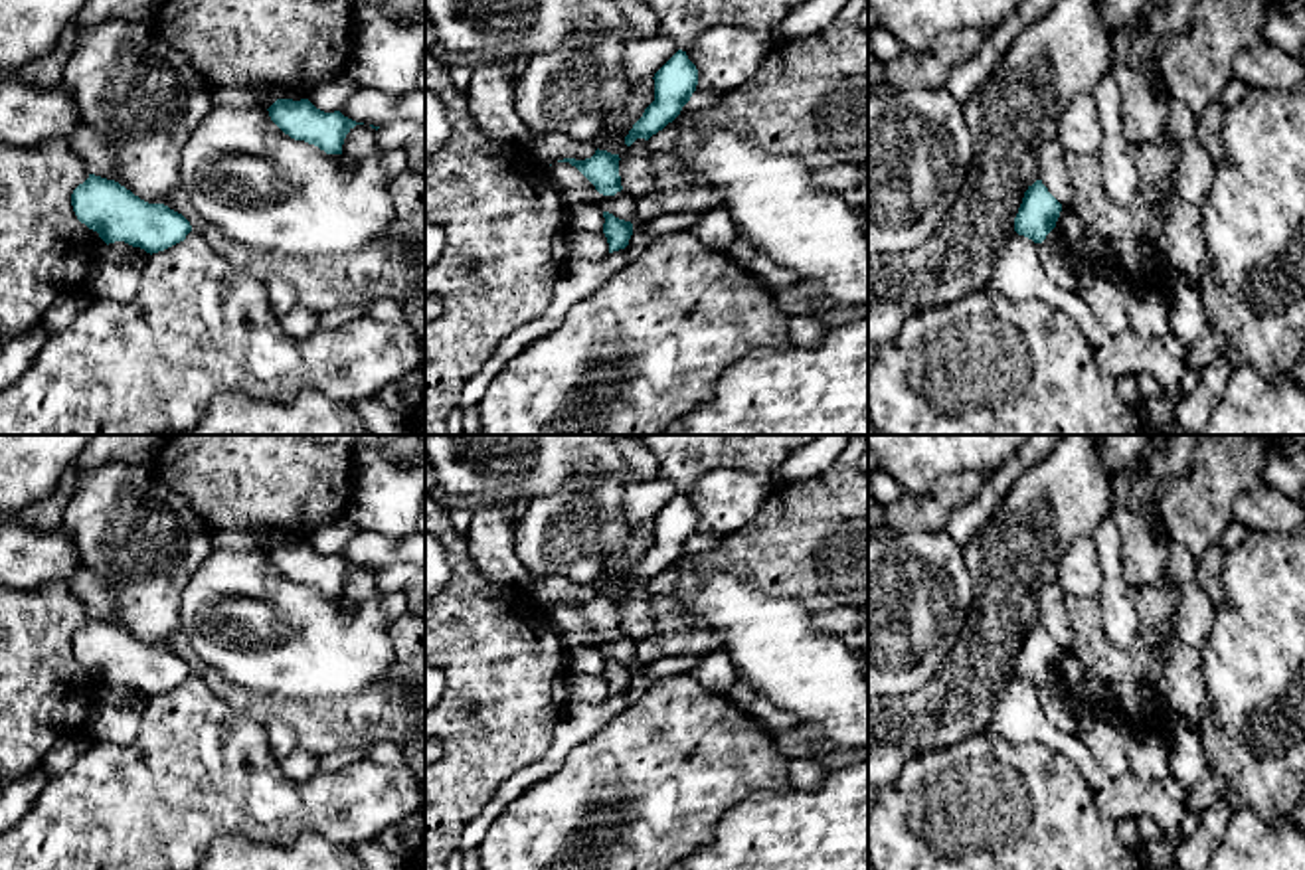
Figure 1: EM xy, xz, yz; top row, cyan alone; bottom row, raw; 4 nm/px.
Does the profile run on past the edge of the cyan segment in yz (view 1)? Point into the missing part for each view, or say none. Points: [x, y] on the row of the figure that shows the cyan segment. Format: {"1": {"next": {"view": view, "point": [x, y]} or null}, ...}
{"1": {"next": null}}

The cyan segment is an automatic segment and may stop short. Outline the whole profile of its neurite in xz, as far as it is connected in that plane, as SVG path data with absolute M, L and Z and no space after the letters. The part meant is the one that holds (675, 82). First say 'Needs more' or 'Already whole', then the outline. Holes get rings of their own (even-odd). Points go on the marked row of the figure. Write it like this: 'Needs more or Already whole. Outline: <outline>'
Already whole. Outline: M678 49L654 73L654 101L645 109L643 117L633 125L625 136L631 146L637 138L649 140L652 134L672 123L682 107L690 101L698 85L698 69L688 59L686 51Z

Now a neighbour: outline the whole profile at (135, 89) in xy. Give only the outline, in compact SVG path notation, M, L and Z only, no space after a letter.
M105 20L77 36L61 87L77 103L83 127L117 146L117 182L148 204L164 204L180 188L180 156L198 123L214 109L212 85L194 69L184 53L174 49L152 24Z

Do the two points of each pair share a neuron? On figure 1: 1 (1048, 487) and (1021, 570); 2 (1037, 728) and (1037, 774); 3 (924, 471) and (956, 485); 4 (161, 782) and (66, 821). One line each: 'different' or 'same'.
1: same
2: different
3: different
4: same

